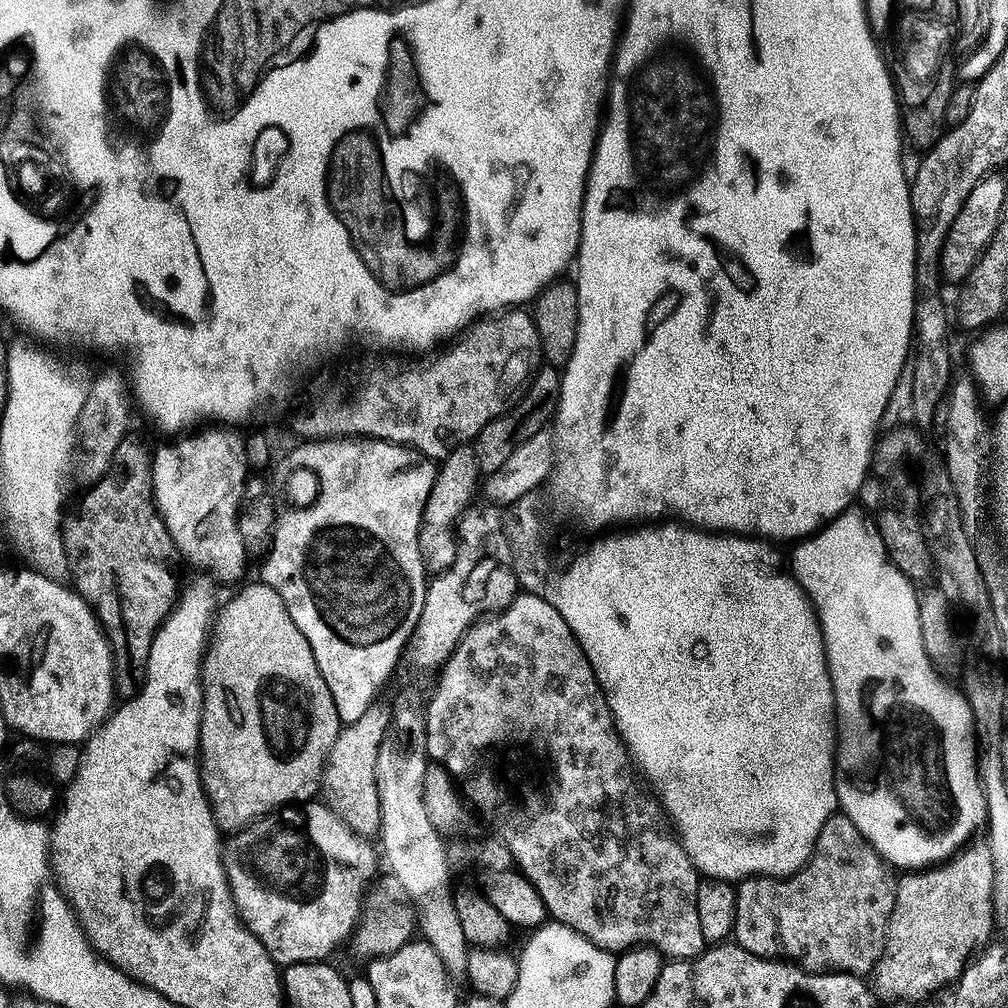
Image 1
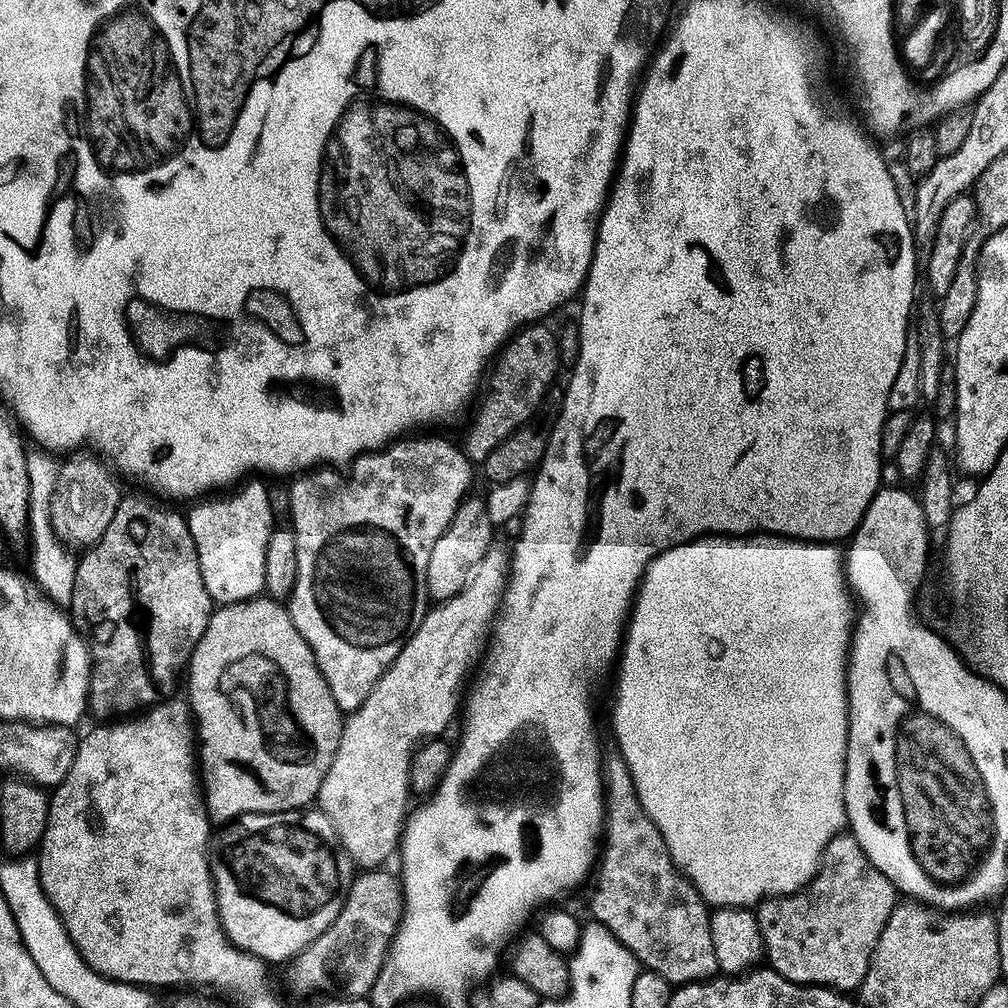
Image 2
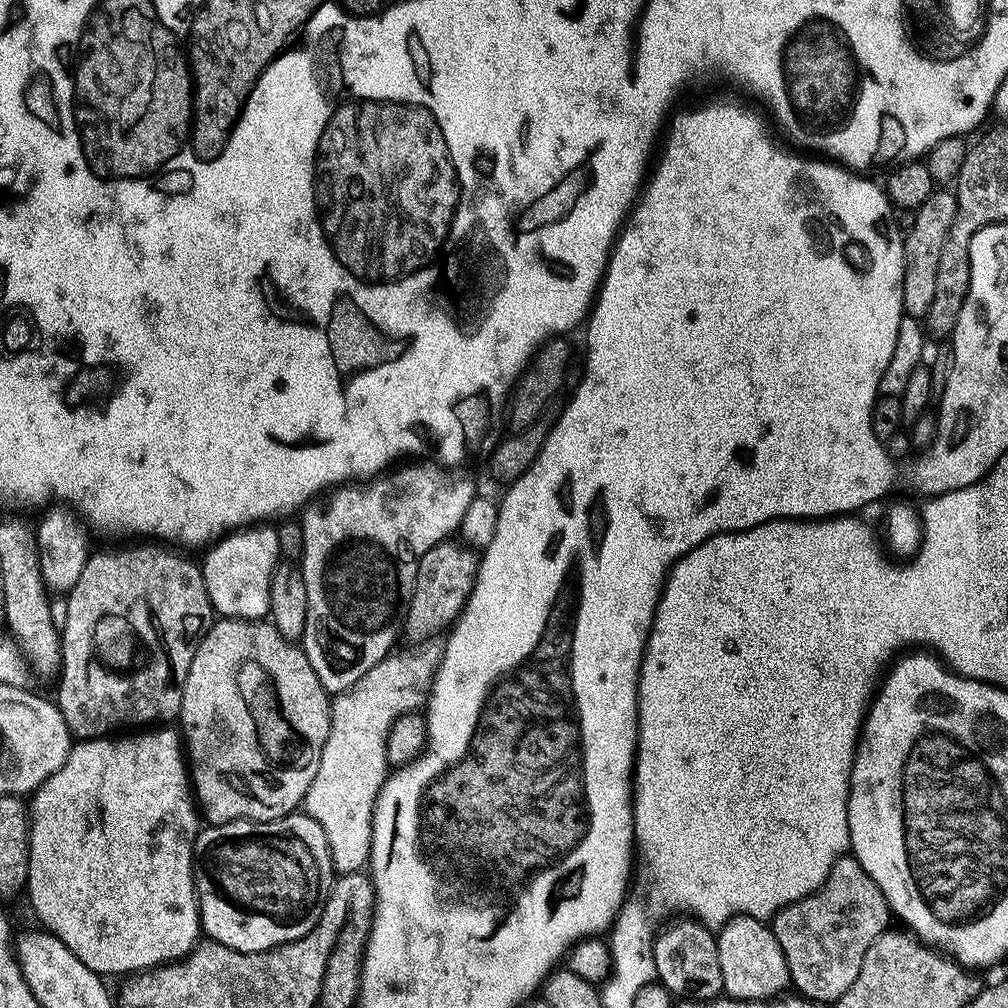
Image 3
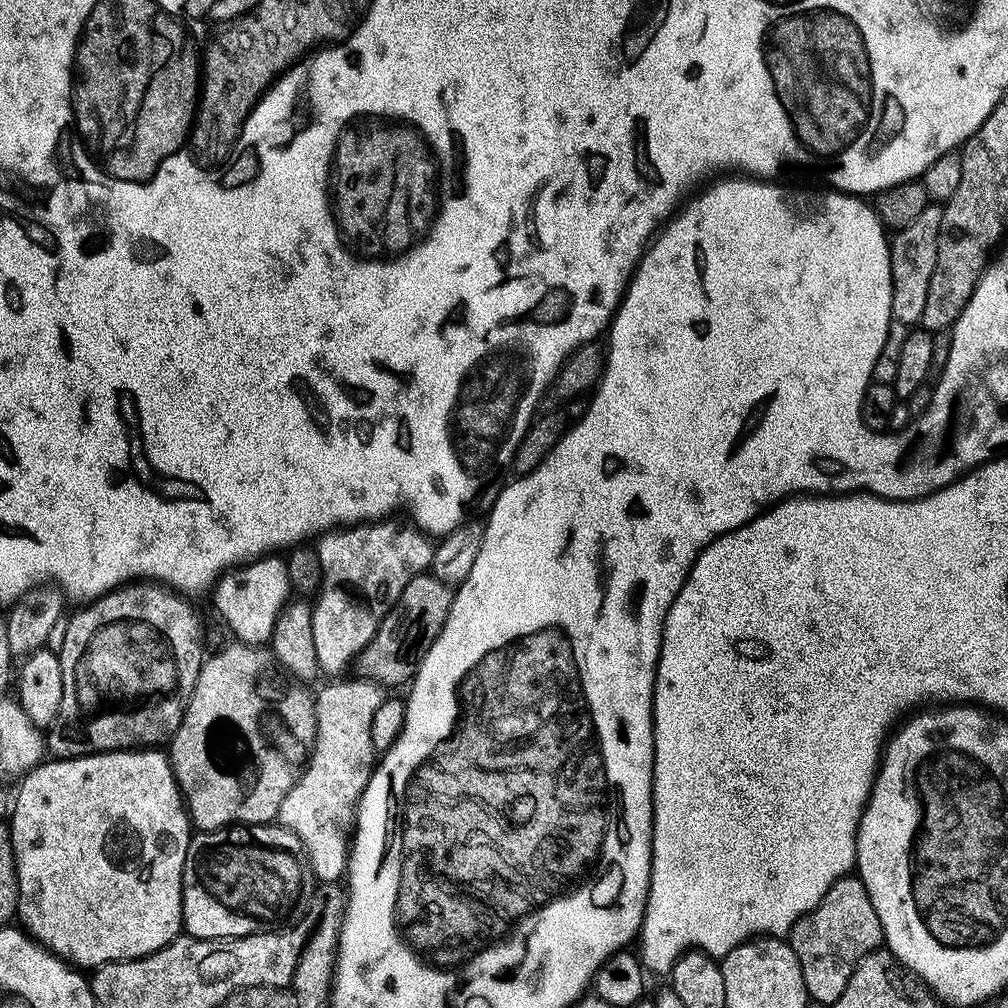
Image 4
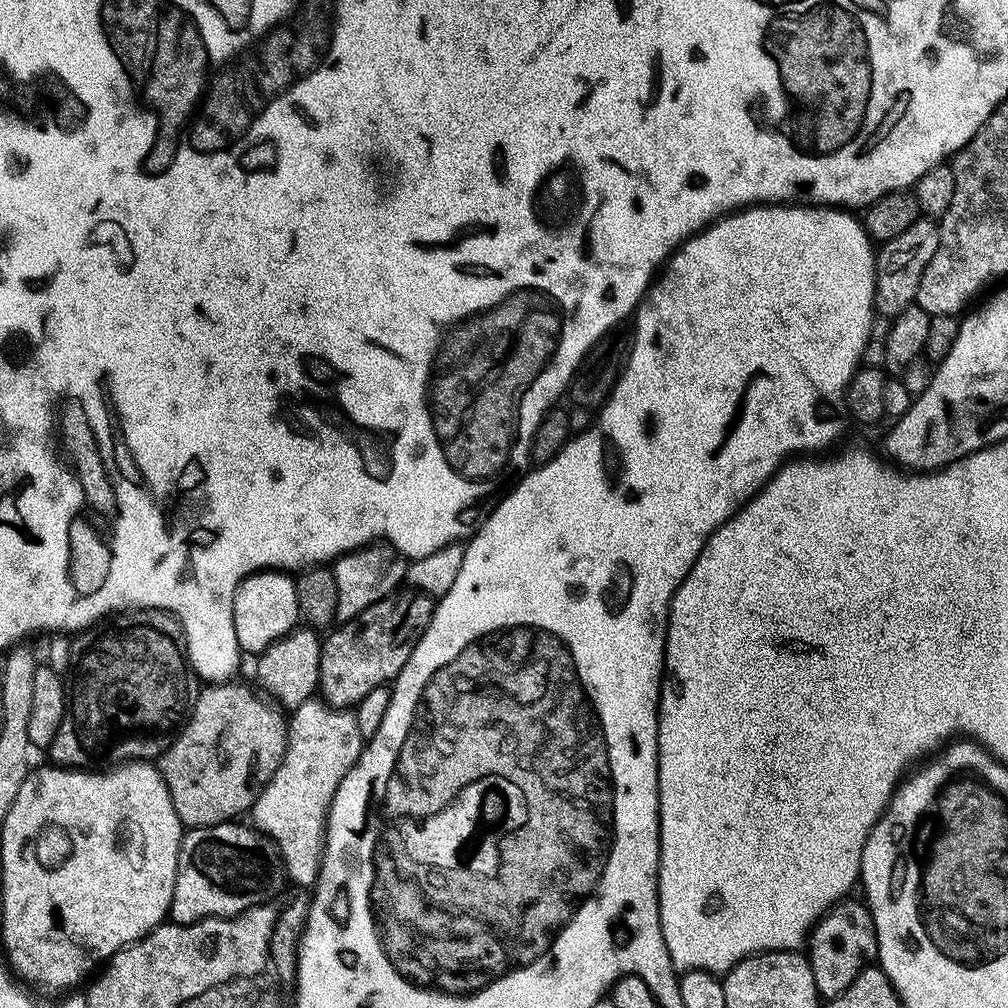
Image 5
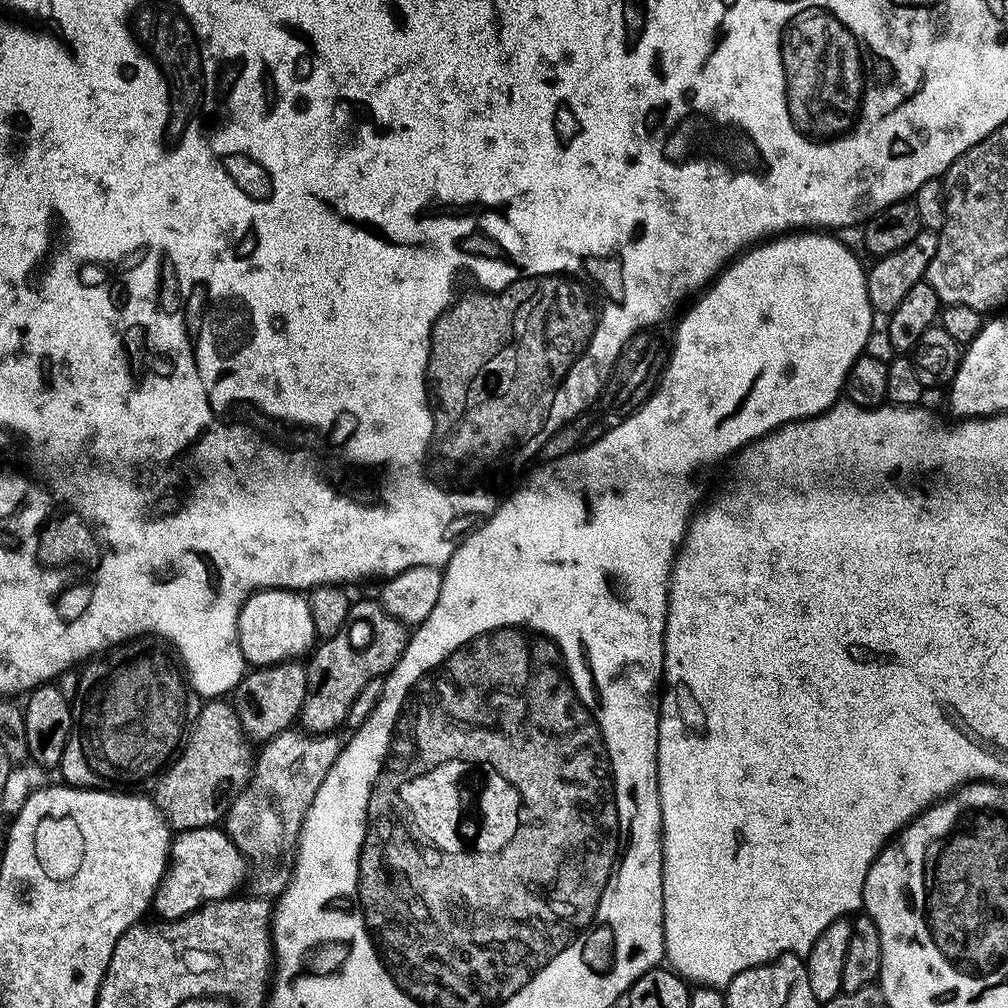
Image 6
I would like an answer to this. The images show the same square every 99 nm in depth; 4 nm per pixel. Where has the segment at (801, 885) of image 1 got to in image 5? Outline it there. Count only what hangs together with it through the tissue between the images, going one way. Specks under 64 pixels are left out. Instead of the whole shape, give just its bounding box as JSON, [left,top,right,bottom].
[806,898,878,1001]

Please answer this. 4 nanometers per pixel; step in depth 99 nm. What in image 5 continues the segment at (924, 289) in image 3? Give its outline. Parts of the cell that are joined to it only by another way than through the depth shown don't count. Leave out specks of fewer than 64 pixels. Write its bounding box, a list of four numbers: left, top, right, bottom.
[875,218,939,318]

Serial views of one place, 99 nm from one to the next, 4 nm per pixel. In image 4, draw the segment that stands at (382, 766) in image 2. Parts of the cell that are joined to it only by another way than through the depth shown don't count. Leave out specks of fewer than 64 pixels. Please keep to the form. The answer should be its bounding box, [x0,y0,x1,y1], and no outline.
[278,678,386,884]

